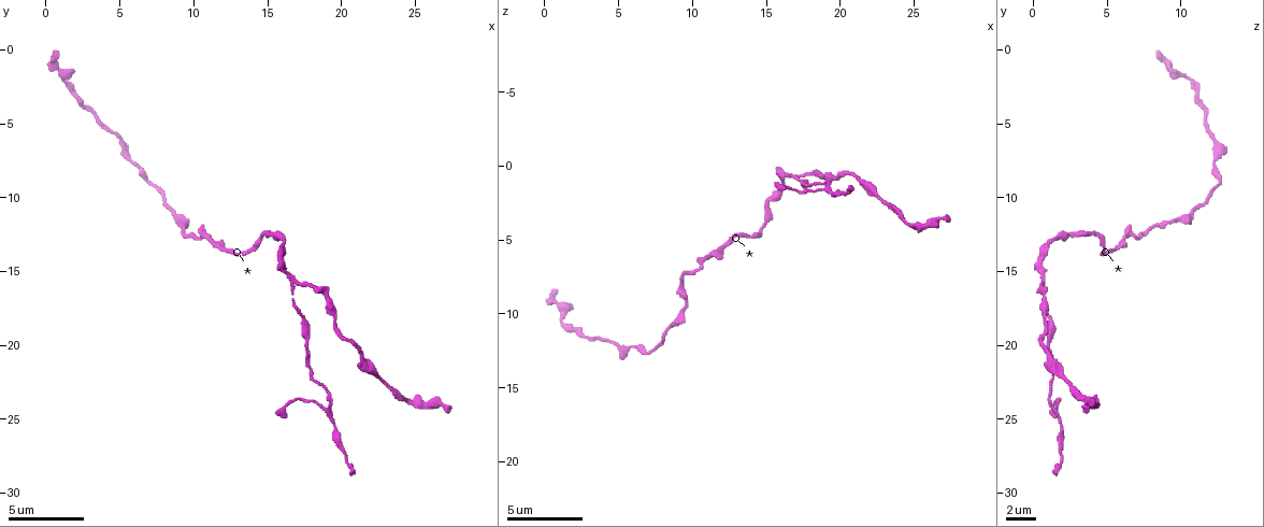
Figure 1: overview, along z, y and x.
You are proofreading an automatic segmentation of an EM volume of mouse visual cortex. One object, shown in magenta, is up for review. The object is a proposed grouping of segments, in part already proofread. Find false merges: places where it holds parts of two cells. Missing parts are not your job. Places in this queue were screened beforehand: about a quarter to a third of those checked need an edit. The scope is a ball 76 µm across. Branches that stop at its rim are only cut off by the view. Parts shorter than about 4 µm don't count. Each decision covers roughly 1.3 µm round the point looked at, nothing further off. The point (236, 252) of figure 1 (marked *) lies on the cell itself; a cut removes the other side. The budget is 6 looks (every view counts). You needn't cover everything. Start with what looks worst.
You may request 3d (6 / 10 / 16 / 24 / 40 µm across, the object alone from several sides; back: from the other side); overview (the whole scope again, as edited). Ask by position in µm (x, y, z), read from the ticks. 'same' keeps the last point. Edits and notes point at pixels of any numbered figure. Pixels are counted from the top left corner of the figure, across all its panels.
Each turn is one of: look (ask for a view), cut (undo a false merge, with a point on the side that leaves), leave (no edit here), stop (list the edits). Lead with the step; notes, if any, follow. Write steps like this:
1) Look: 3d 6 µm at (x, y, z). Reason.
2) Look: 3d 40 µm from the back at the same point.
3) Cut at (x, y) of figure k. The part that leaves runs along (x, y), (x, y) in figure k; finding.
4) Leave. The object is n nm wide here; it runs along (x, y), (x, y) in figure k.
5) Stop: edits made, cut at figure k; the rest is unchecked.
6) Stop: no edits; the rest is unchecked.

Look: 3d 16 µm at (17.0, 15.8, 0.6). Thin arm on a thick one.

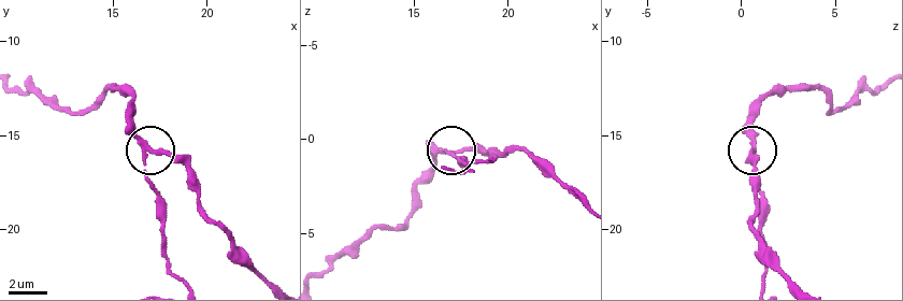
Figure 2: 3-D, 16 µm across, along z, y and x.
Look: 3d 6 µm at (17.0, 15.9, 0.6). Zoom in.

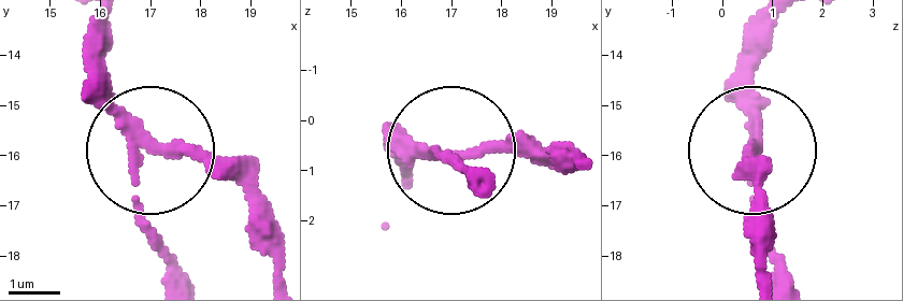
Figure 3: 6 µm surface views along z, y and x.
Cut at (142, 210) of figure 3. 3 arms meet here; the part that leaves runs along (126, 133), (139, 219), (165, 271) in figure 3; two cells meet here.

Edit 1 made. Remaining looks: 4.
Look: overview.

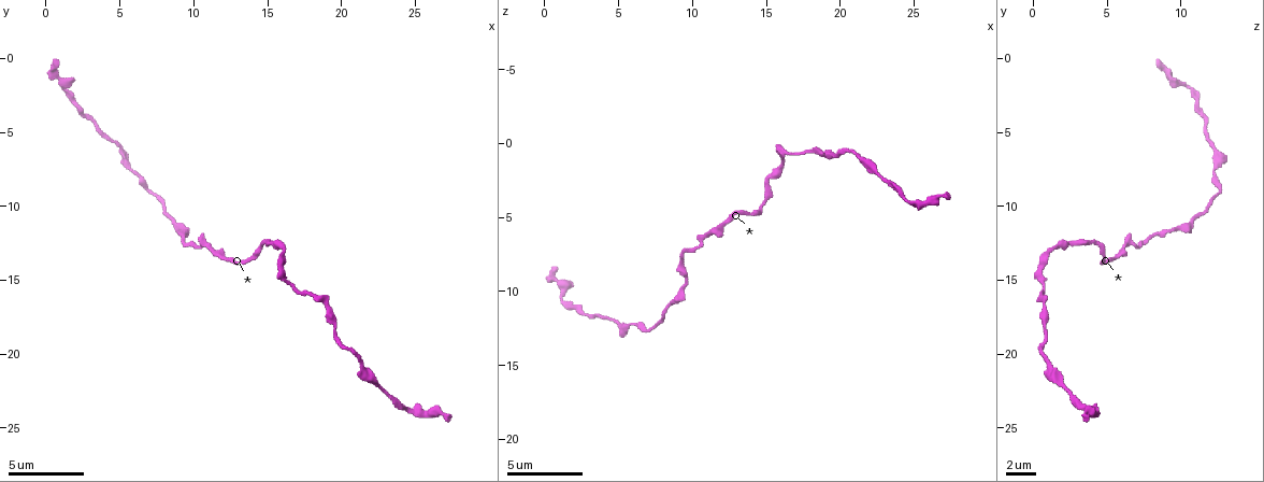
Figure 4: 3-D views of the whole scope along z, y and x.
Look: 3d 16 µm at (14.6, 12.8, 4.4).

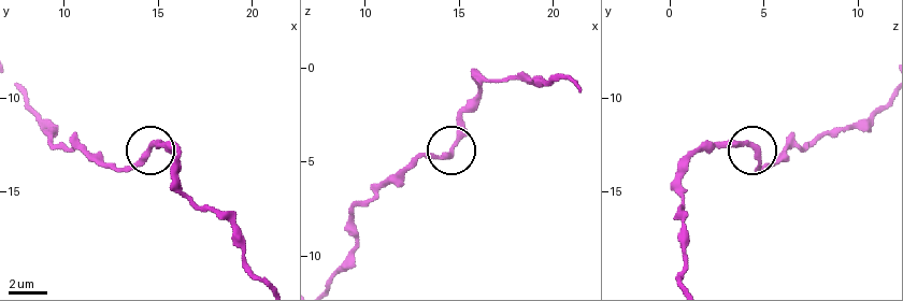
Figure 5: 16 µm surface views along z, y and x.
Leave. It runs along (421, 159), (448, 154), (467, 108) in figure 5; one cell here.

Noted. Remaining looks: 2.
Look: 3d 10 µm at (5.2, 6.0, 12.4). Thick turns thin.

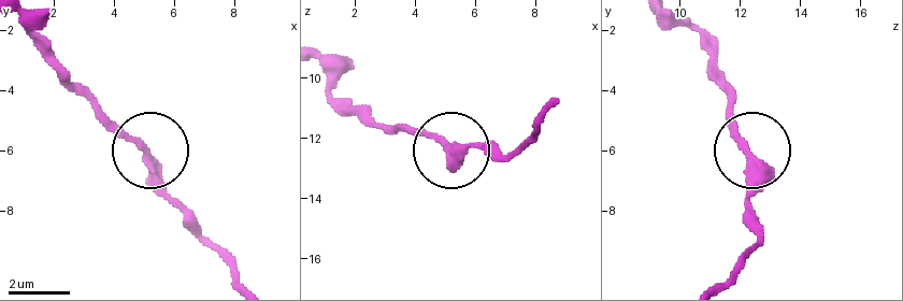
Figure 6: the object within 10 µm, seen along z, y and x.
Look: 3d 10 µm from the back at (5.1, 6.1, 12.3).

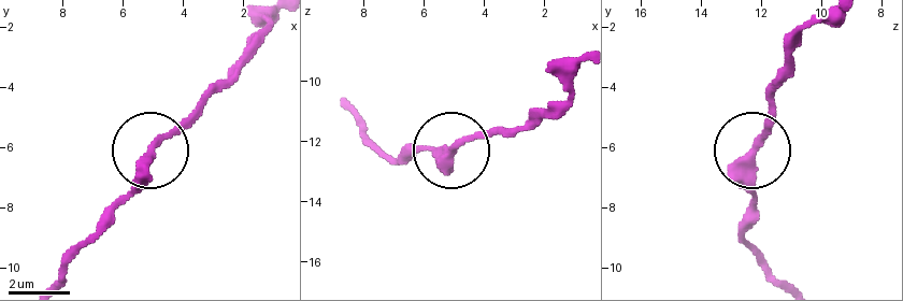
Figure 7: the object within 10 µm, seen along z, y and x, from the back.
Leave. The object is 290 nm wide here; it runs along (775, 278), (745, 232), (753, 155), (773, 96) in figure 7; one cell here.

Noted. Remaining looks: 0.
Stop: edits made, cut at figure 3; the rest is unchecked.

